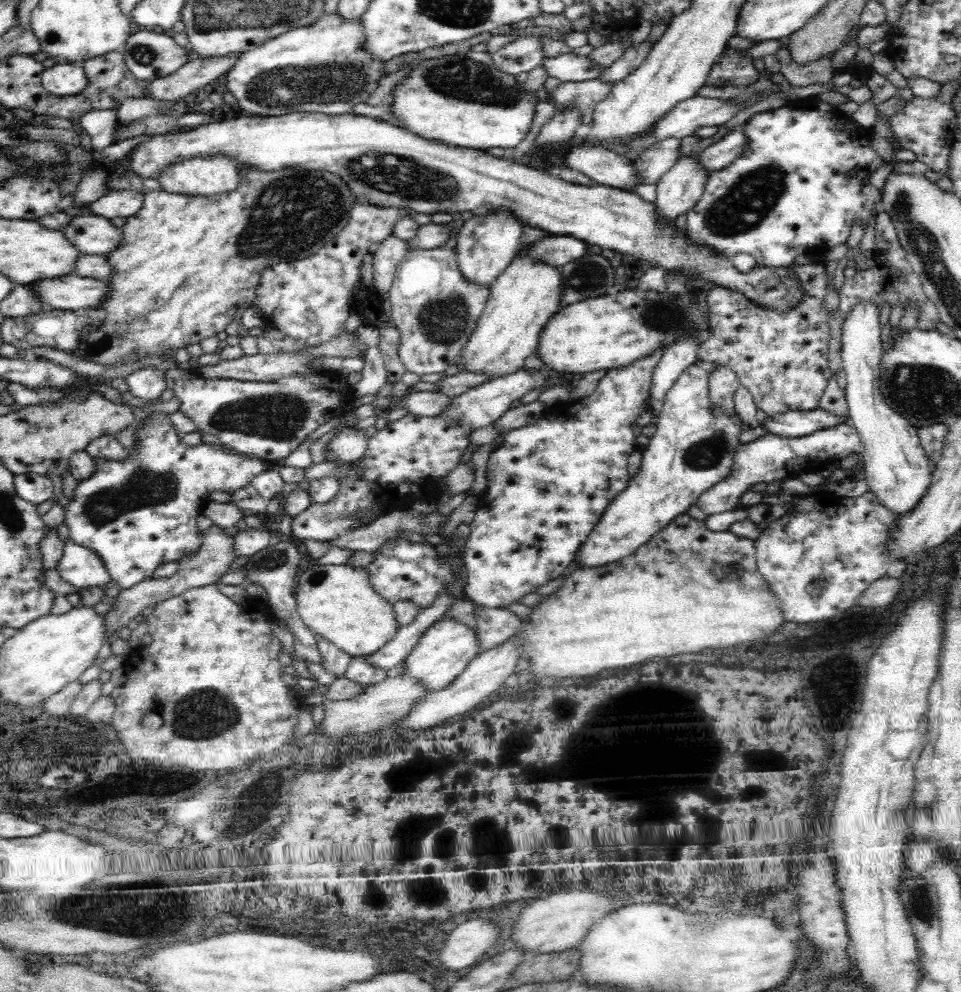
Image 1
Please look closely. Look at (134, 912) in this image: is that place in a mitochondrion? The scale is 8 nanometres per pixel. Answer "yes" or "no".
yes

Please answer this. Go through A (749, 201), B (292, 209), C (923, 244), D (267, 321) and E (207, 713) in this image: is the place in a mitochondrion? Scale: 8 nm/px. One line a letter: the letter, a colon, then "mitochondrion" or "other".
A: mitochondrion
B: mitochondrion
C: mitochondrion
D: other
E: mitochondrion

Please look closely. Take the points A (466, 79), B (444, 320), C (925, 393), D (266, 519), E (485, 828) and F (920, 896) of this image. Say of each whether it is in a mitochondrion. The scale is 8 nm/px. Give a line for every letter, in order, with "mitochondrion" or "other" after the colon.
A: mitochondrion
B: mitochondrion
C: mitochondrion
D: other
E: other
F: mitochondrion

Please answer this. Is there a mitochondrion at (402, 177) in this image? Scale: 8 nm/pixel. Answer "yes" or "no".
yes

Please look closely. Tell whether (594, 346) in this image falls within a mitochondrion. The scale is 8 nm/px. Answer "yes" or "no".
no

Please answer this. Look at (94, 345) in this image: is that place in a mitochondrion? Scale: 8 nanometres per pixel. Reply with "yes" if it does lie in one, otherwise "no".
yes

